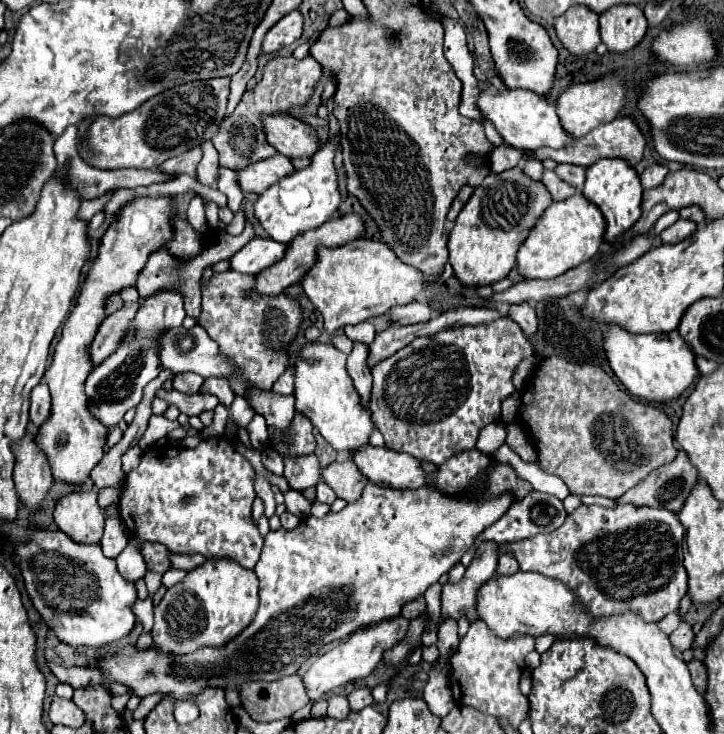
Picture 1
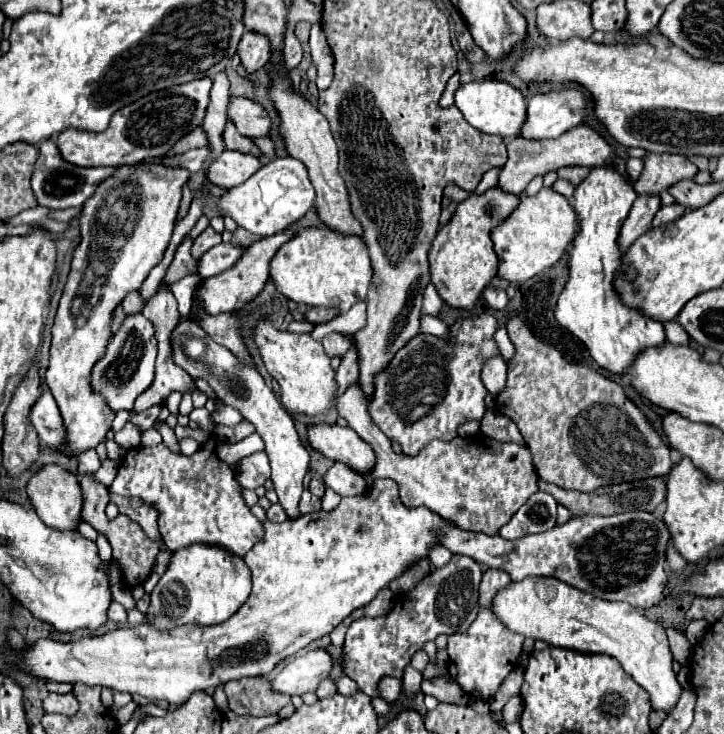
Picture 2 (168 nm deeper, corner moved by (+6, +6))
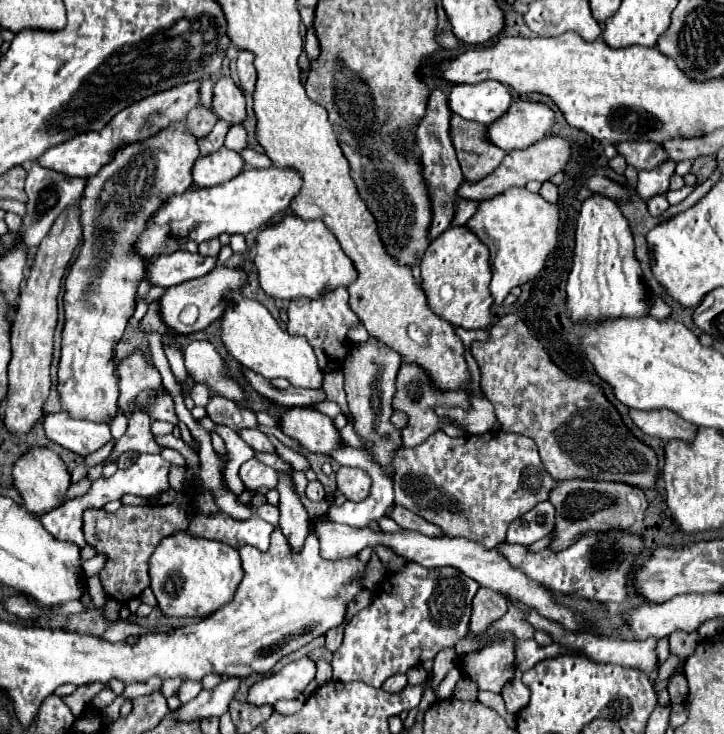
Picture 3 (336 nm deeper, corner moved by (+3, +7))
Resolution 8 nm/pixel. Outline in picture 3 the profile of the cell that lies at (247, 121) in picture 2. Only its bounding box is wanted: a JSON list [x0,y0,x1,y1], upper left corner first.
[214,78,246,124]

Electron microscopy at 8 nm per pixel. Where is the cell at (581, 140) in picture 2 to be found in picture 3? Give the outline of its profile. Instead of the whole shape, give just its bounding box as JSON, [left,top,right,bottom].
[458,136,574,200]

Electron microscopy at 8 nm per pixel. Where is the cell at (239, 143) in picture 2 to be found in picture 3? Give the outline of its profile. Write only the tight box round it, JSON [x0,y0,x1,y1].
[240,148,272,168]

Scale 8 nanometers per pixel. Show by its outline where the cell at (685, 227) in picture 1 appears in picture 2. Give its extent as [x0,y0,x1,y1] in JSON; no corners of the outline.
[653,203,685,227]

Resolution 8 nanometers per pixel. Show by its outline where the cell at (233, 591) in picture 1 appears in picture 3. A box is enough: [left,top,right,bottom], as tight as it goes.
[150,532,244,618]

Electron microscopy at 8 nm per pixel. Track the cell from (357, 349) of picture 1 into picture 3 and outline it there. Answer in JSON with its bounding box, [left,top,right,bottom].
[390,430,556,548]

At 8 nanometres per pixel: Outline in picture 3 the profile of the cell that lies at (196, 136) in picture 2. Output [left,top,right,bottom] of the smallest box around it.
[184,106,218,138]

